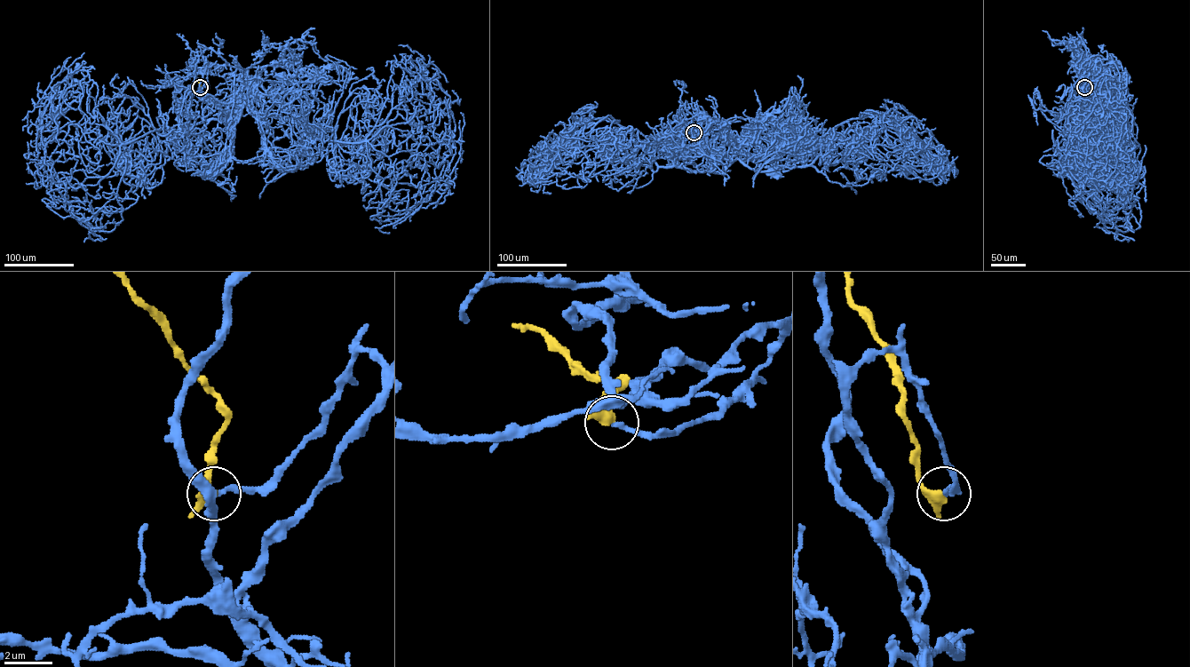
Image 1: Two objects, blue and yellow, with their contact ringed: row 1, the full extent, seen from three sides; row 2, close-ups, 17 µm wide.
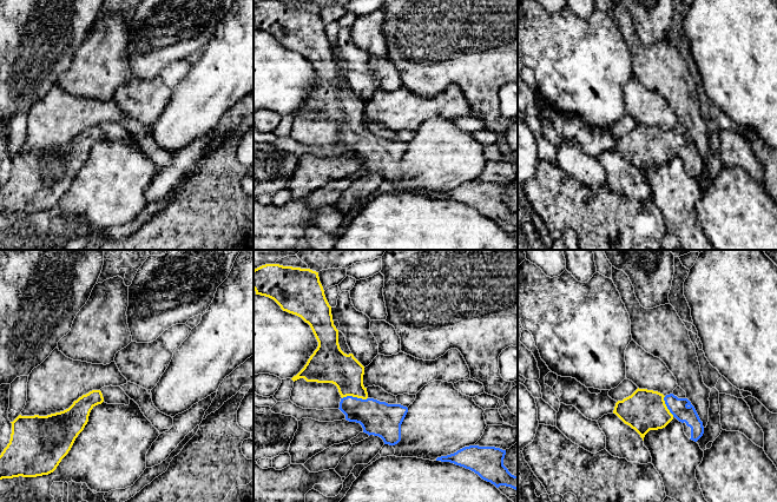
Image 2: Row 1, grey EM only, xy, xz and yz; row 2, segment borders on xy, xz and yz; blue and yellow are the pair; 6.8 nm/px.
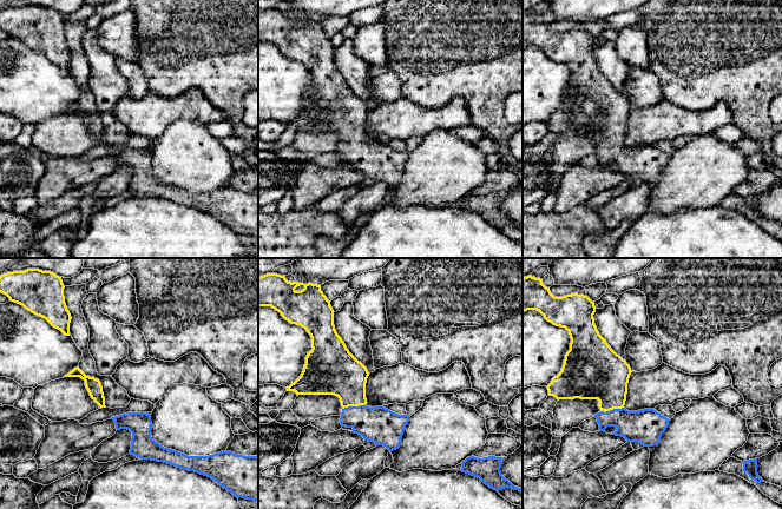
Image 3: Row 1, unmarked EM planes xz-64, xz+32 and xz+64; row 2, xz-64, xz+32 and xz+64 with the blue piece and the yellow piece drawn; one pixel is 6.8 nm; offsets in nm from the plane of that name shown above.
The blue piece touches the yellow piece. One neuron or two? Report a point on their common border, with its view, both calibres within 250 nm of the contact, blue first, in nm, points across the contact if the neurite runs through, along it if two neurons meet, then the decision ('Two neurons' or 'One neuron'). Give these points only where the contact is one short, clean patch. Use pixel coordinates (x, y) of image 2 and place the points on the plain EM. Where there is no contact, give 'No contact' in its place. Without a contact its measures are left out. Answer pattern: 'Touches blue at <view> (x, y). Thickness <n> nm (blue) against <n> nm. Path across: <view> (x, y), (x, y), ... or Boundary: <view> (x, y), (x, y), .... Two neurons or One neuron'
Touches blue at xz (354, 133). Thickness 240 nm (blue) against 220 nm. Path across: xz (379, 154), (370, 150), (354, 133), (349, 117), (335, 103). One neuron

